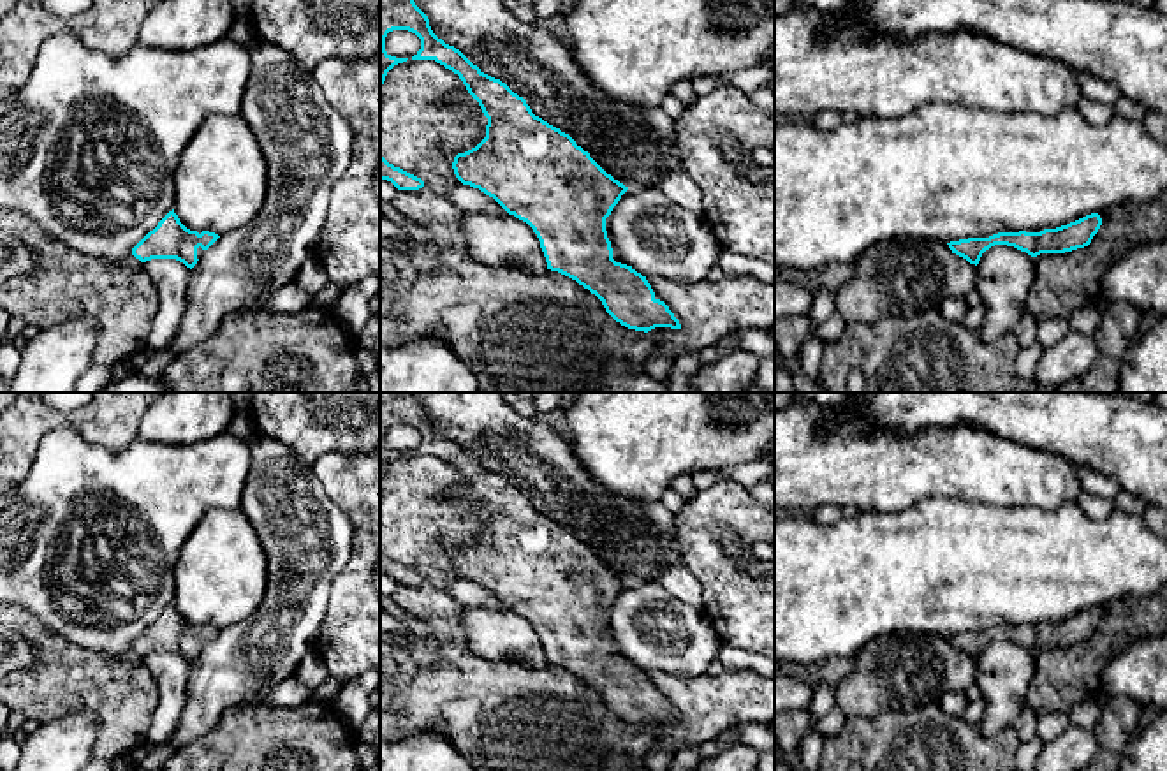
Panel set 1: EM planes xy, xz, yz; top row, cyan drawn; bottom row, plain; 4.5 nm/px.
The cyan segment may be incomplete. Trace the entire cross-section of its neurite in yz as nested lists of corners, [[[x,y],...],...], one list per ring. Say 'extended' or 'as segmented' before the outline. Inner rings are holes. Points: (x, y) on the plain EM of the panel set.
as segmented; [[[1098,607],[1086,609],[1075,616],[1040,627],[998,627],[989,632],[968,632],[947,637],[952,648],[966,653],[970,658],[979,658],[982,648],[995,639],[1014,641],[1031,651],[1040,648],[1065,648],[1084,642],[1098,627],[1102,613]]]

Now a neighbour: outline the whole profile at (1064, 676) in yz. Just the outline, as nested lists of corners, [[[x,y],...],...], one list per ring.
[[[1167,584],[1149,597],[1119,597],[1098,609],[1102,620],[1088,641],[1035,651],[1026,702],[1040,718],[1098,695],[1100,672],[1116,657],[1139,641],[1167,635]]]

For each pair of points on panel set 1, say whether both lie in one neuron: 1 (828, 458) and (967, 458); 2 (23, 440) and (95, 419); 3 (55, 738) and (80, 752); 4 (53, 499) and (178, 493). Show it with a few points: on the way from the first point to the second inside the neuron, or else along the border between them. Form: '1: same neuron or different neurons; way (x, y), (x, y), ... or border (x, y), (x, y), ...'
1: same neuron; way (863, 458), (932, 458)
2: same neuron; way (41, 423), (44, 419), (78, 419)
3: same neuron; way (60, 743), (74, 748)
4: same neuron; way (85, 484), (113, 484), (122, 493), (146, 493)

